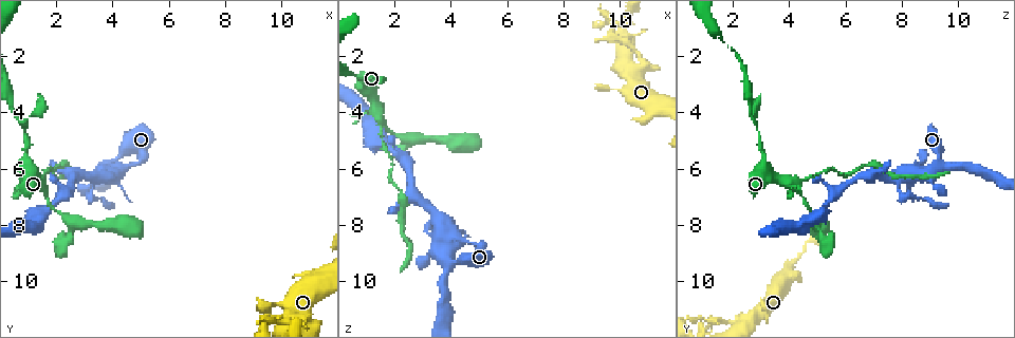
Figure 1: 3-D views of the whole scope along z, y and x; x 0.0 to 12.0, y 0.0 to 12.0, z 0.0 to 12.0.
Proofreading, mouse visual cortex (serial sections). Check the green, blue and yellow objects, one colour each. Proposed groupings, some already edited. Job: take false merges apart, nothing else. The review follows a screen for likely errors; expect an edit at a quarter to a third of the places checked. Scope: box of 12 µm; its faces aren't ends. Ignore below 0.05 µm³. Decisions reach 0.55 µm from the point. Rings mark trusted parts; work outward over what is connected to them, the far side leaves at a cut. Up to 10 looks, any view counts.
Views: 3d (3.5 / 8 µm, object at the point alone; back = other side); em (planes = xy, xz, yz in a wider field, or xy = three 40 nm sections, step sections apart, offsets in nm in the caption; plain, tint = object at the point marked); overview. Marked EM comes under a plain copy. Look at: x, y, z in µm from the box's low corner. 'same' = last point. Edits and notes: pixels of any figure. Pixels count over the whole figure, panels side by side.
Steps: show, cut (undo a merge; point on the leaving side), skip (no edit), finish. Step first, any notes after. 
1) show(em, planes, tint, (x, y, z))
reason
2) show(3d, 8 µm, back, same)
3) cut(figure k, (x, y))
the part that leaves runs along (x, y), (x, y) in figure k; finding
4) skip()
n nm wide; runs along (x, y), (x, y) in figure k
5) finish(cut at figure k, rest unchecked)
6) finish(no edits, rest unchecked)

show(3d, 3.5 µm, (1.4, 6.5, 4.1))
three-way junction

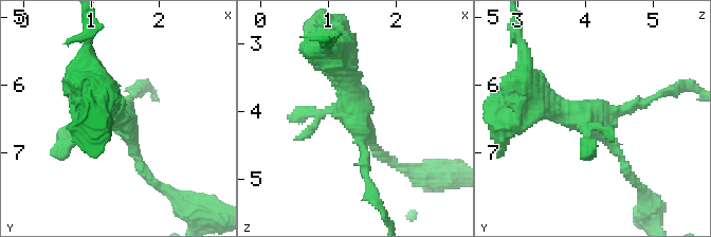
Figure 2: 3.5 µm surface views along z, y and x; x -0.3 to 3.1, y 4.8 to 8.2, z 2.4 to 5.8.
show(em, planes, tint, (1.40, 6.45, 4.20))

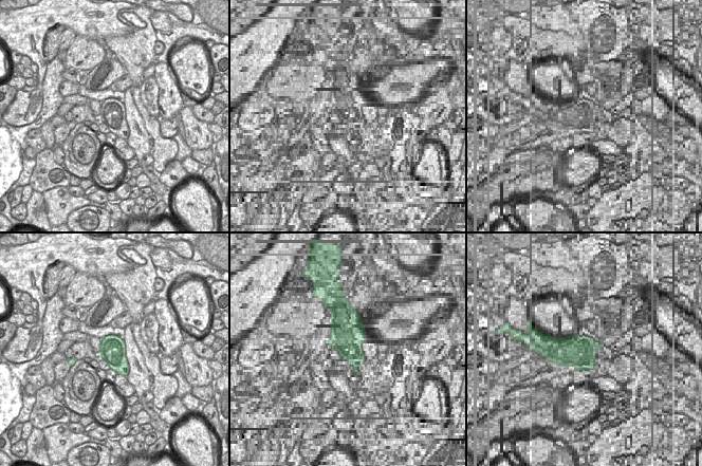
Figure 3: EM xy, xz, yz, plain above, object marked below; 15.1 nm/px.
cut(figure 2, (368, 182))
the part that leaves runs along (360, 145), (369, 194), (388, 221) in figure 2; a second cell is stuck on

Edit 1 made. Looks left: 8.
show(em, xy, step 5, tint, (0.8, 4.5, 2.8))
calibre changes

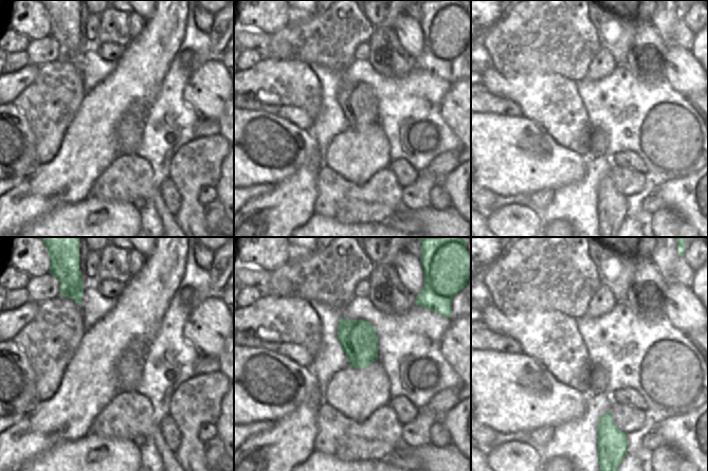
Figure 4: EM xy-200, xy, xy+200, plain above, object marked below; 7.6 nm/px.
show(3d, 3.5 µm, same)
wider look

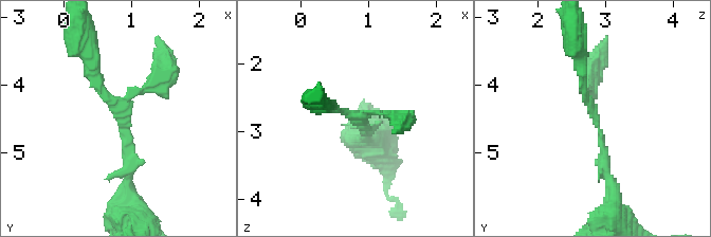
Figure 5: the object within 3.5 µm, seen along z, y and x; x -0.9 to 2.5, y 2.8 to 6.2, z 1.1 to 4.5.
skip()
runs along (127, 185), (127, 127), (91, 58) in figure 5; one cell here

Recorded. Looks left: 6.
show(3d, 8 µm, (3.5, 6.3, 7.9))
sharp bend

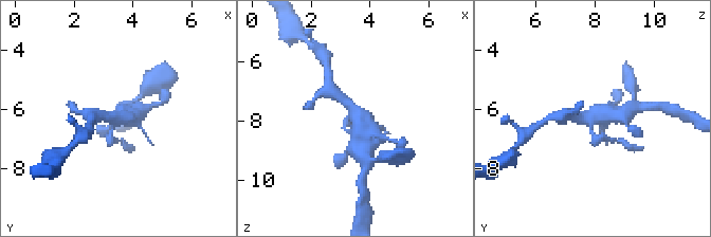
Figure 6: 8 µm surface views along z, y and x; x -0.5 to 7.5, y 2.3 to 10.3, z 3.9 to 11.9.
show(3d, 3.5 µm, (3.4, 6.4, 7.8))

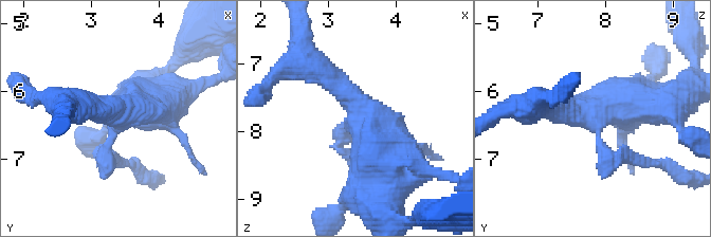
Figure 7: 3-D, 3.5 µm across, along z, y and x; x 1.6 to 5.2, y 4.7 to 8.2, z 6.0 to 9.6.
skip()
runs along (386, 187), (370, 116), (322, 71) in figure 7; continuous, no second cell

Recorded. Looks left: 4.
show(3d, 3.5 µm, (10.9, 11.4, 2.4))
small branch off a trunk

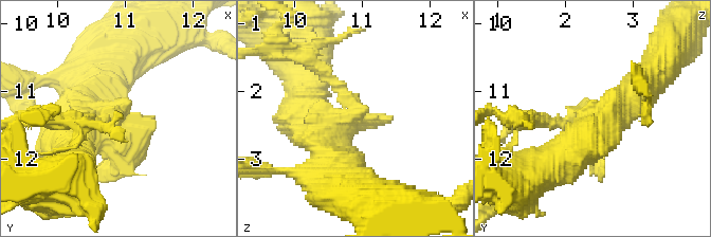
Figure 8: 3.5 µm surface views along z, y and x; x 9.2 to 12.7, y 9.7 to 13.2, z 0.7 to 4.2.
show(em, xy, step 3, tint, (10.95, 11.30, 2.35))
4 arms; arms of 200, 250, 500, 700 nm; now the EM

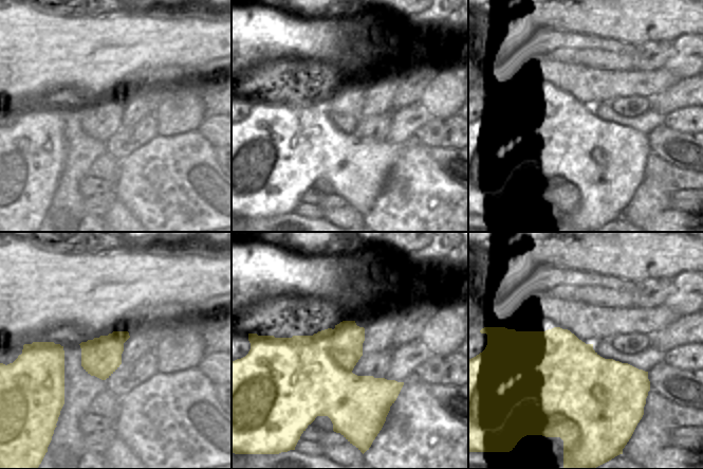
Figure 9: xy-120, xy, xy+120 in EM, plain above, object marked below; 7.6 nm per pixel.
show(em, xy, step 2, tint, same)

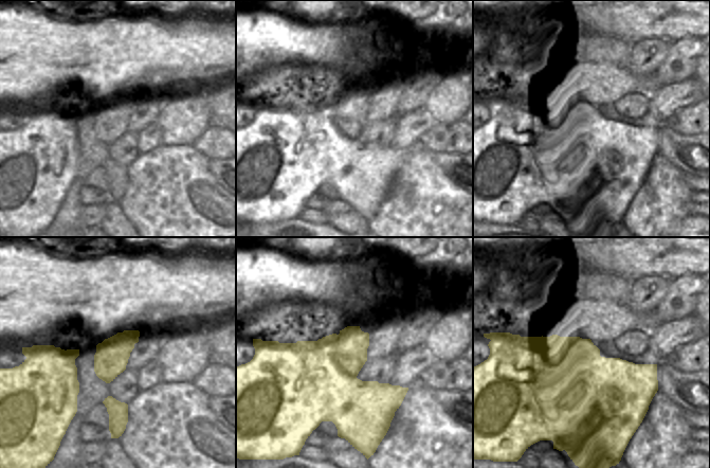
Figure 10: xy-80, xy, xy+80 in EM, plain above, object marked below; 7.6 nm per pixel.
skip()
runs along (637, 92), (607, 122), (536, 119) in figure 8; continuous, no second cell

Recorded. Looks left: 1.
finish(cut at figure 2, rest unchecked)

